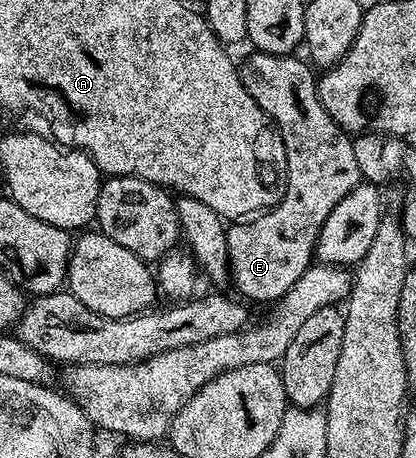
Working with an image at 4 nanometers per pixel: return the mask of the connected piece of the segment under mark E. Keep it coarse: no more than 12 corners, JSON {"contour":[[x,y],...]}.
{"contour":[[250,52],[248,96],[284,140],[277,206],[226,231],[232,286],[276,303],[362,178],[298,56]]}

